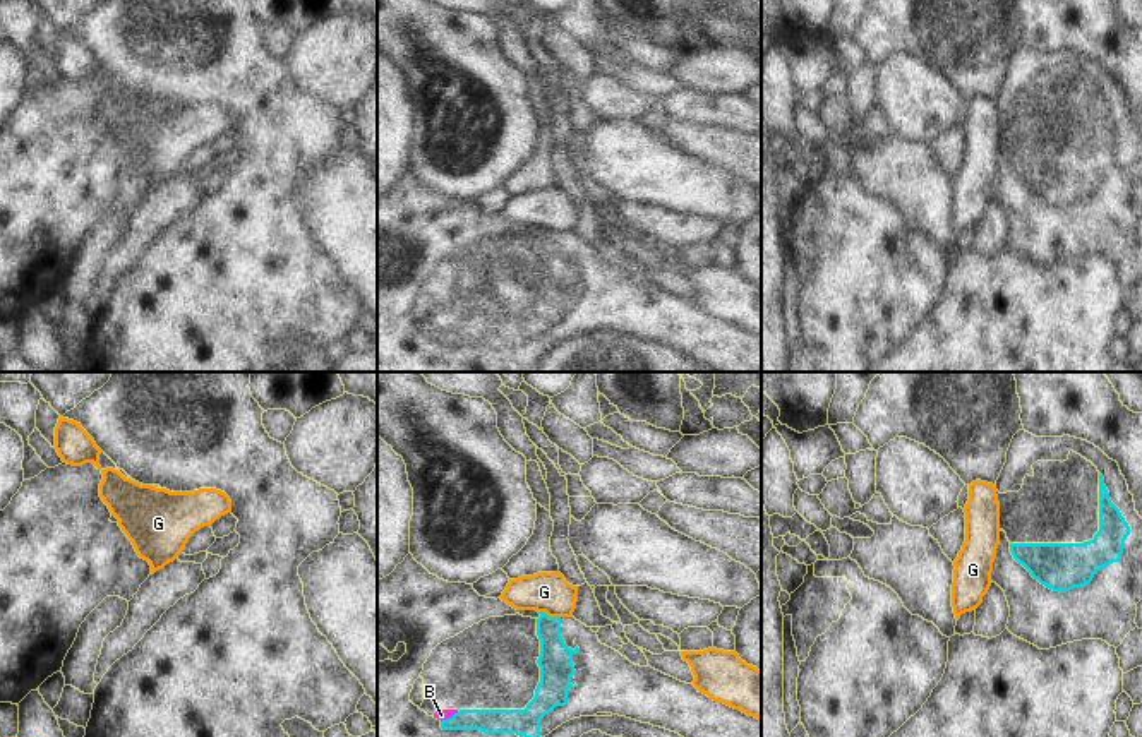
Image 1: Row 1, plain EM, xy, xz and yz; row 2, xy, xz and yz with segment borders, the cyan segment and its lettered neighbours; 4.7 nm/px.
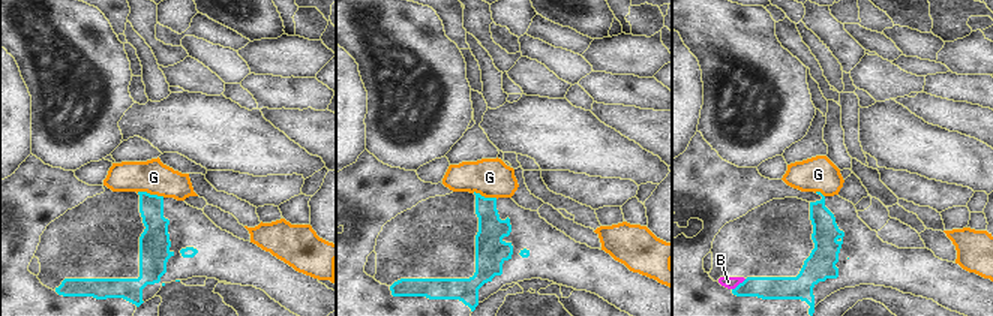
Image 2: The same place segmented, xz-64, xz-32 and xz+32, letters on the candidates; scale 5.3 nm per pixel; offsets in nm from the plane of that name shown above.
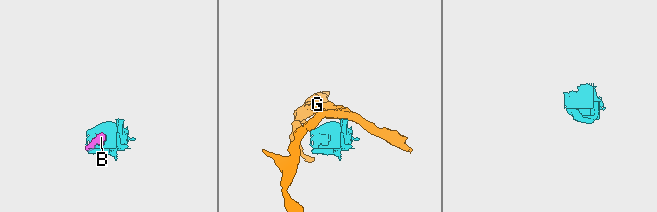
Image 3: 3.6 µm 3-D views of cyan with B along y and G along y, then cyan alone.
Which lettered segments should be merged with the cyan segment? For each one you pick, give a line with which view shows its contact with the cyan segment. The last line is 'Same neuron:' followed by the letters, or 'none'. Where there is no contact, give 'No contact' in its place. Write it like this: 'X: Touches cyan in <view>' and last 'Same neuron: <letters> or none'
B: Touches cyan in xz
Same neuron: B.

